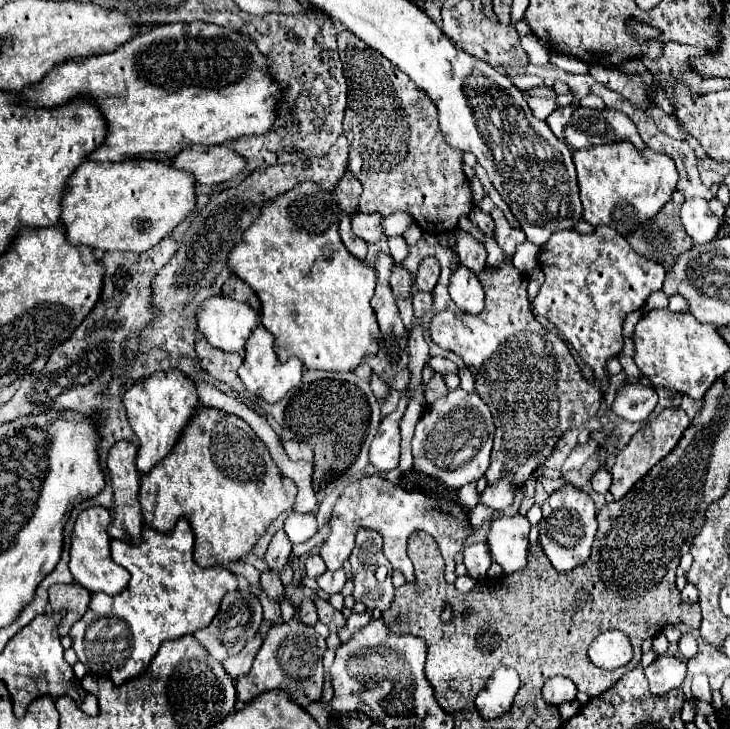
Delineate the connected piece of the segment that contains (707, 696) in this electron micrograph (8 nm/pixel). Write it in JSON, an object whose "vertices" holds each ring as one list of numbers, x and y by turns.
{"vertices":[[705,674,693,676,693,695,697,700,705,700,711,704,711,688,709,688,709,678]]}

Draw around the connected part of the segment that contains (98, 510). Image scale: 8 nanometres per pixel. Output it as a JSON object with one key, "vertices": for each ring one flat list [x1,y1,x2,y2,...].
{"vertices":[[93,506,93,508,83,510,75,522,75,530,73,530,73,538,71,538,69,570,75,578,75,582,81,584,83,588,87,588,91,594,95,594,95,592,119,594,129,584,129,572,111,560,111,552,109,552,111,538,107,534,109,524,111,524,111,514,103,506]]}

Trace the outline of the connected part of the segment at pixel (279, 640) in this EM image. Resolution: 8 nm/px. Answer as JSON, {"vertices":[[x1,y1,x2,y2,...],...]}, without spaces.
{"vertices":[[295,618,285,624,279,622,273,624,263,640,261,650,255,656,251,672,237,678,237,696,243,702,249,702,267,690,285,690,293,698,293,702,297,702,303,708,307,708,313,702,321,702,323,694,321,660,325,650,327,650,325,638,321,638,311,626,305,626]]}

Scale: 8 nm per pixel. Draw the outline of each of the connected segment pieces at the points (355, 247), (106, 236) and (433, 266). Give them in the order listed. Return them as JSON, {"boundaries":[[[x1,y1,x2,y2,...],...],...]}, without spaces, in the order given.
{"boundaries":[[[343,216,343,218,341,218,339,234,341,234,341,240,343,240,345,248,347,248,353,256,357,256,359,260,365,260,367,242,363,242,361,238,357,238,357,236,351,232,351,218,349,218,349,216]],[[131,158,123,162,85,160,69,178,63,196,61,222,71,244,87,244,95,250,145,252,169,236,179,222,195,210,195,178,191,172,175,168,171,162]],[[427,256,421,260,417,276,415,276,415,286,417,288,435,288,439,278,439,260,435,256]]]}

